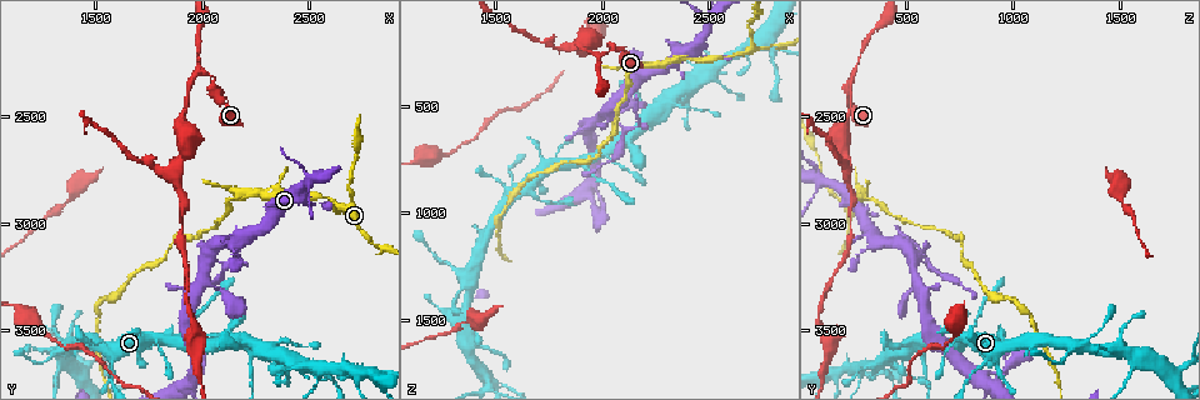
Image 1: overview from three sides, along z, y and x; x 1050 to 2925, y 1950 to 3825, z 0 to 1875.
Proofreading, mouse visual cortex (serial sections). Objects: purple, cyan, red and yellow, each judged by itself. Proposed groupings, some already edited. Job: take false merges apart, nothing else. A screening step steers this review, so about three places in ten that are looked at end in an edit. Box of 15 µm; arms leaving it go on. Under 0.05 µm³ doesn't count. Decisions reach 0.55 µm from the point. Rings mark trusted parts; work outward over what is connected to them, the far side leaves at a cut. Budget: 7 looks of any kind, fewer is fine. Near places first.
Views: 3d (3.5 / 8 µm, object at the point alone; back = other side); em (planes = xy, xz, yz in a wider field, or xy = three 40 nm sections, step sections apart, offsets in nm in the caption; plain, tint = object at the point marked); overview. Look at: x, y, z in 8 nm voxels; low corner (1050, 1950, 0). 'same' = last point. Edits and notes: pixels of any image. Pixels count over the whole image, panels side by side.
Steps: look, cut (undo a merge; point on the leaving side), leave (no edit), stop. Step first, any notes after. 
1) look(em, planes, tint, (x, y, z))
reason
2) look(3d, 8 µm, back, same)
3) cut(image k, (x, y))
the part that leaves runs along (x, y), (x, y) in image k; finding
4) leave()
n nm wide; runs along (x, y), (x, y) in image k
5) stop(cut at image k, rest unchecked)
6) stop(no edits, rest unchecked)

look(3d, 3.5 µm, (2160, 3170, 270))
abrupt turn

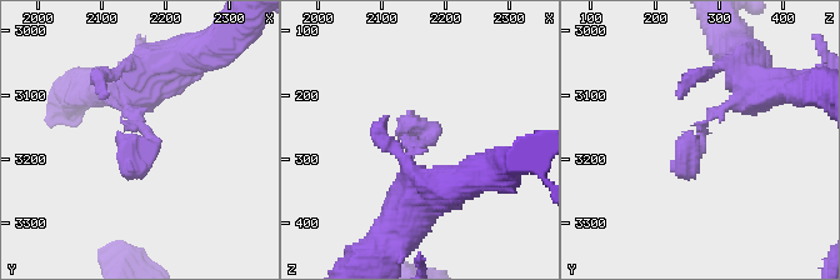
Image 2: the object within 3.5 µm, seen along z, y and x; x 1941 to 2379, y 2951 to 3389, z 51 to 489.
look(em, xy, step 5, tint, (2165, 3180, 260))
shape alone is not enough

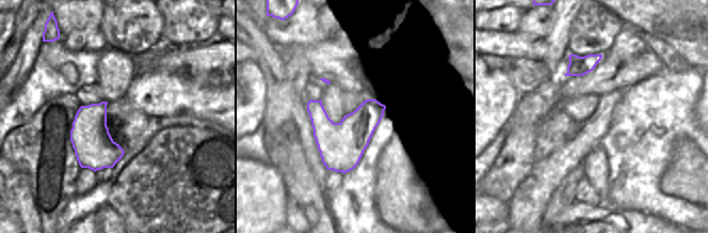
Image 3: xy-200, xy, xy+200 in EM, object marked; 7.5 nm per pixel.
leave()
runs along (759, 86), (714, 114), (691, 151), (691, 133) in image 2; all the same cell

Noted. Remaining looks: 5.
look(3d, 3.5 µm, (2130, 2870, 330))
narrows sharply

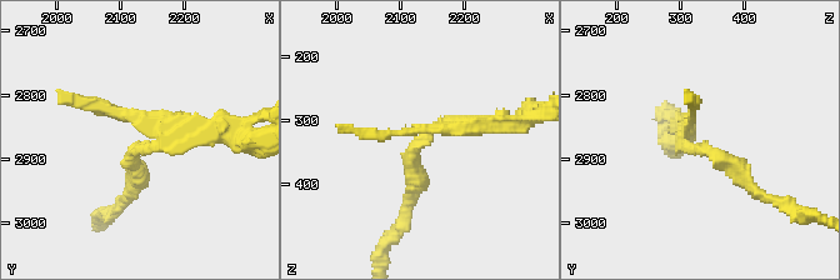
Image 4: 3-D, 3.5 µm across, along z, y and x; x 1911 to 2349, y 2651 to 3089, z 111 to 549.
look(em, planes, tint, (2135, 2880, 325))

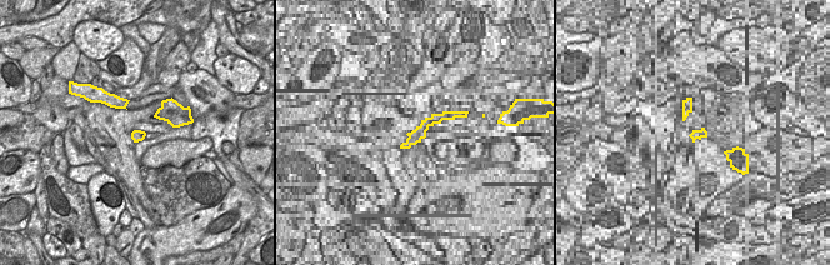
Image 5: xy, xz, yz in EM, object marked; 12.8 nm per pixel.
cut(image 4, (134, 165))
the part that leaves runs along (156, 144), (130, 155), (126, 198) in image 4; two cells meet here

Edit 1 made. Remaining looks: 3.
look(overview)

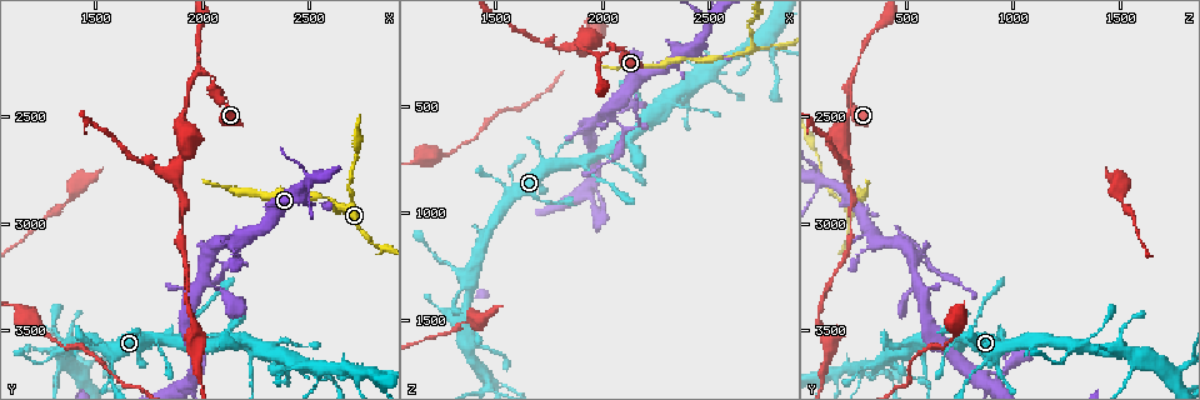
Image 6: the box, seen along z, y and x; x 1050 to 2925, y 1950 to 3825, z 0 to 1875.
look(3d, 8 µm, (1950, 3730, 910))
calibre changes

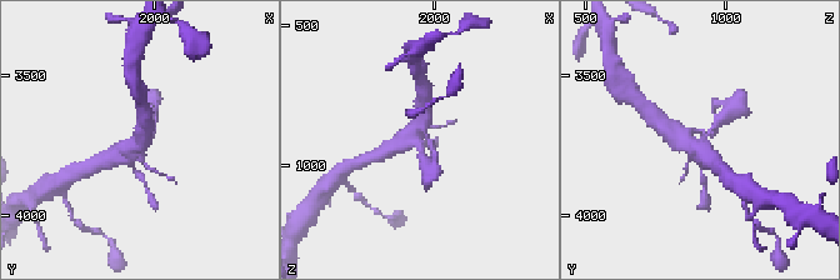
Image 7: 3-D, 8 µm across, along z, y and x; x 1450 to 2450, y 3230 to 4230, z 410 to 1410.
look(em, xy, step 3, tint, (1950, 3730, 920))

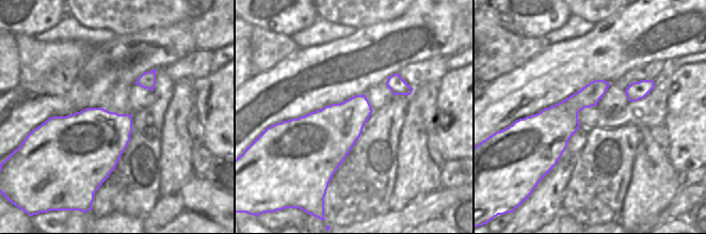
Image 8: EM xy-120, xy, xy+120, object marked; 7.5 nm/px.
leave()
continuous, no second cell

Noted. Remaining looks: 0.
stop(cut at image 4, rest unchecked)

